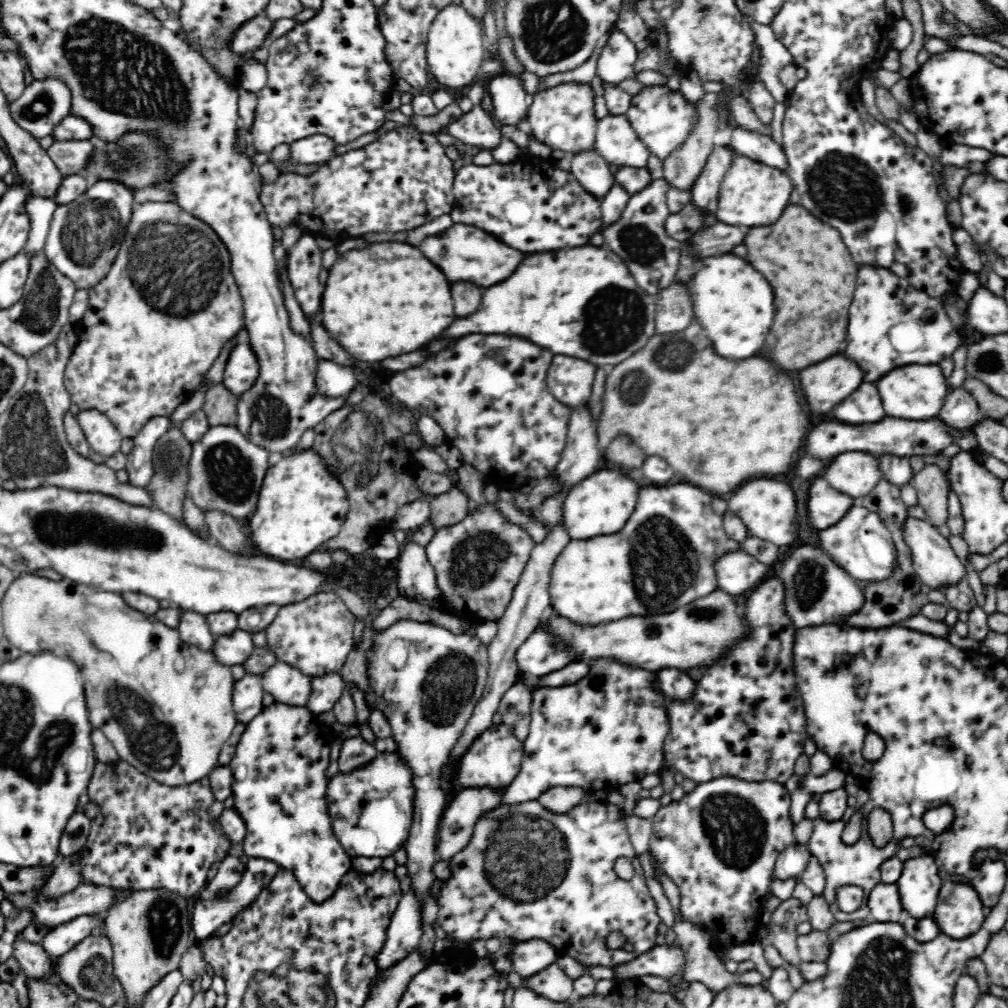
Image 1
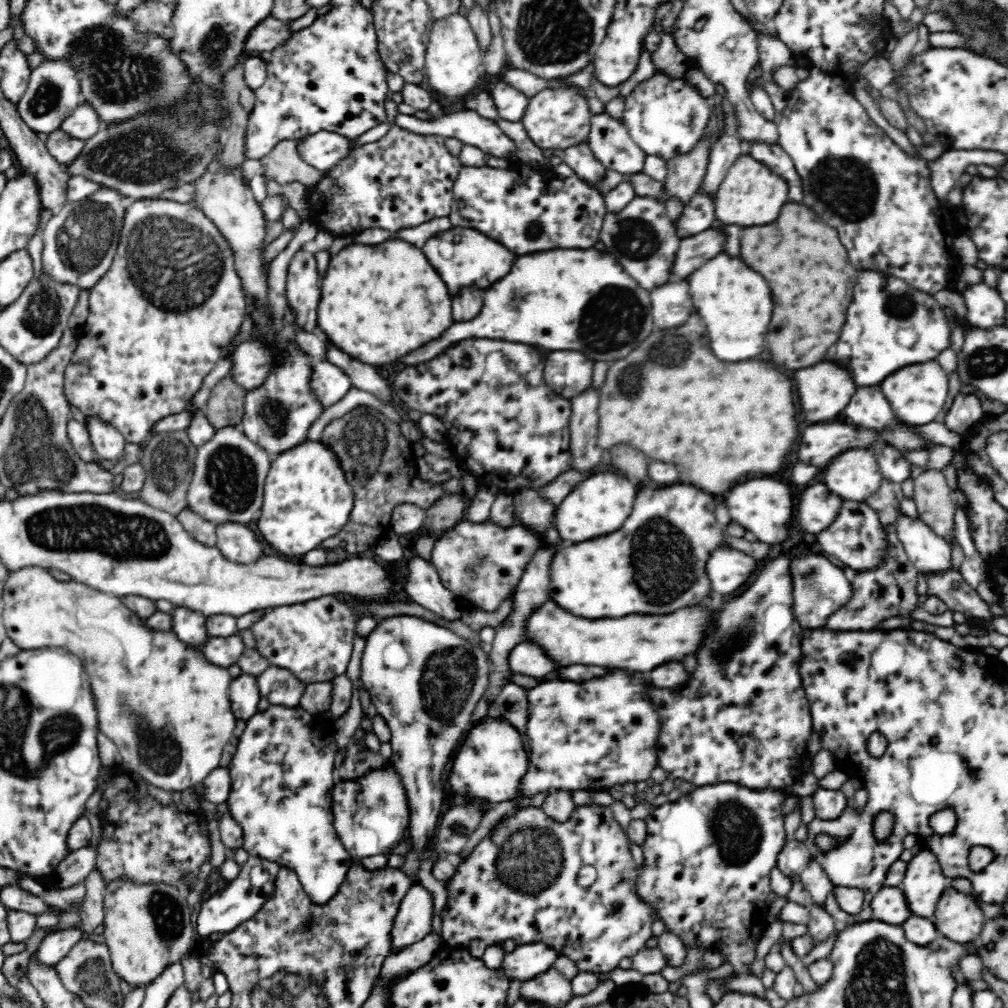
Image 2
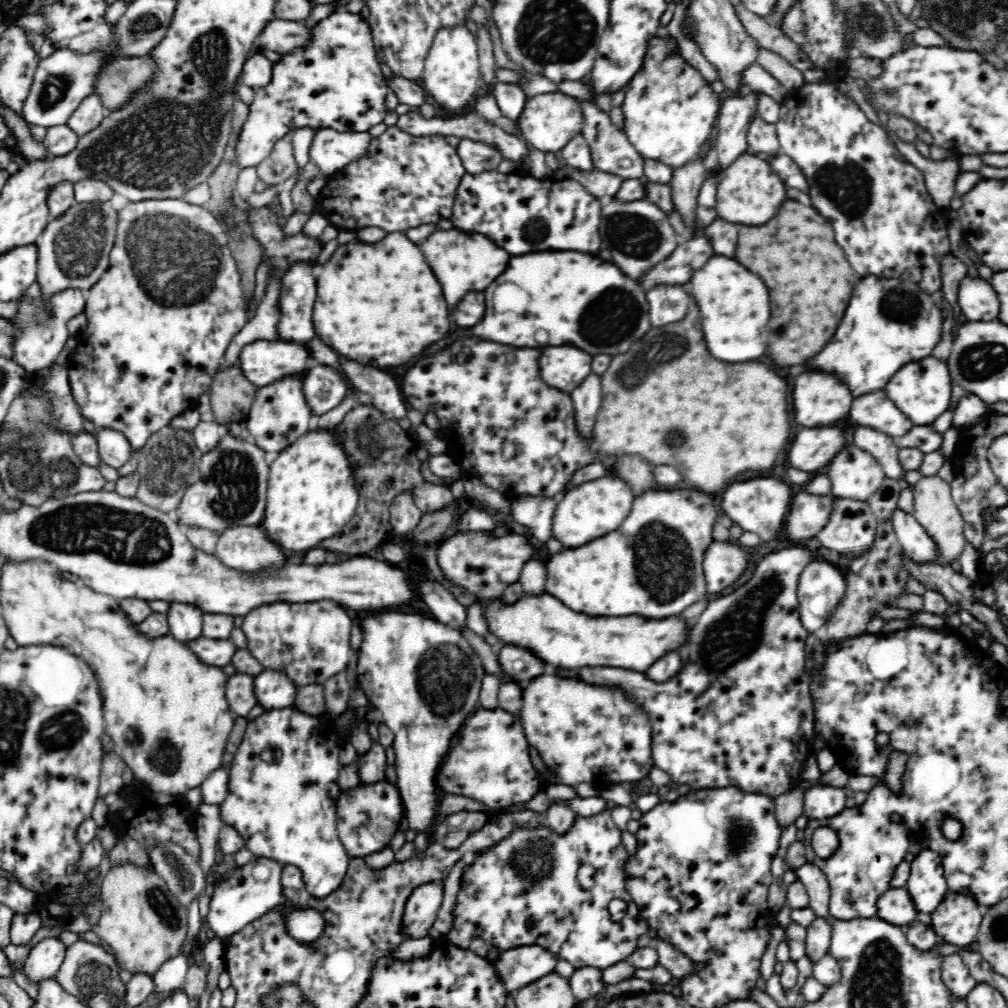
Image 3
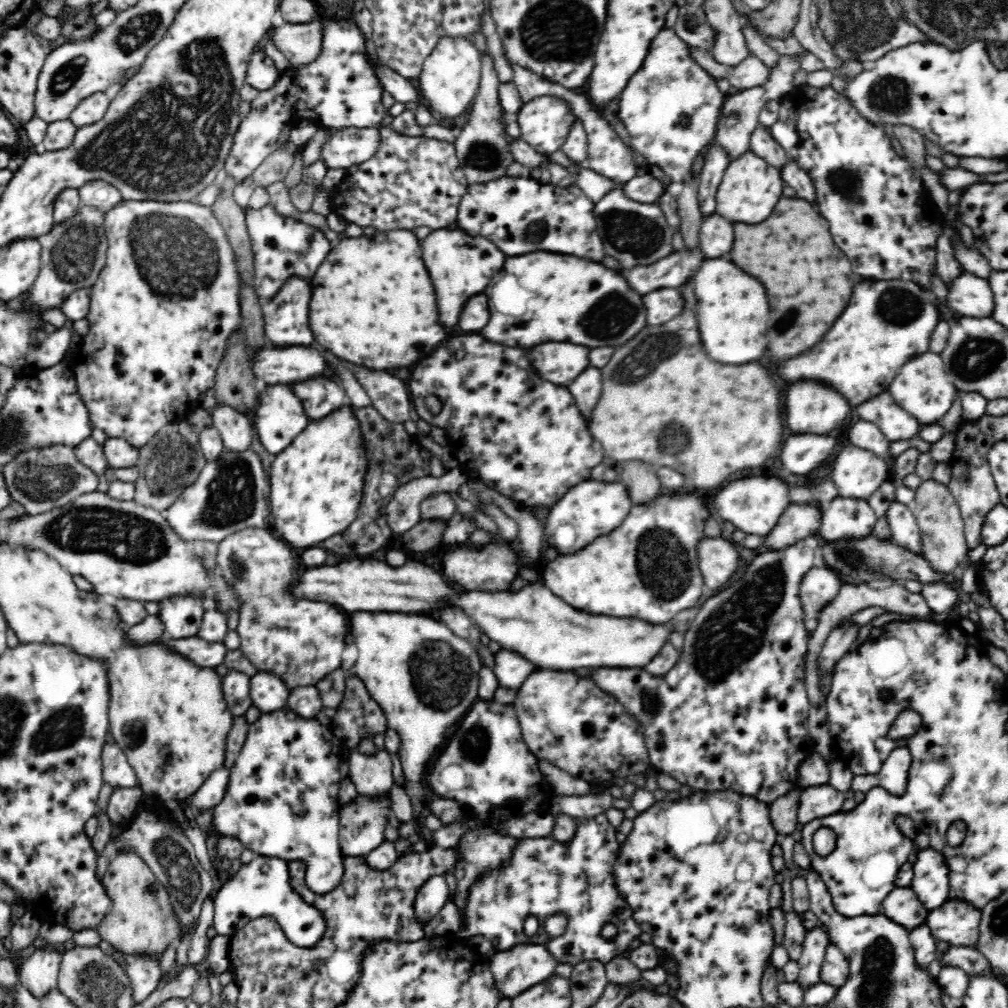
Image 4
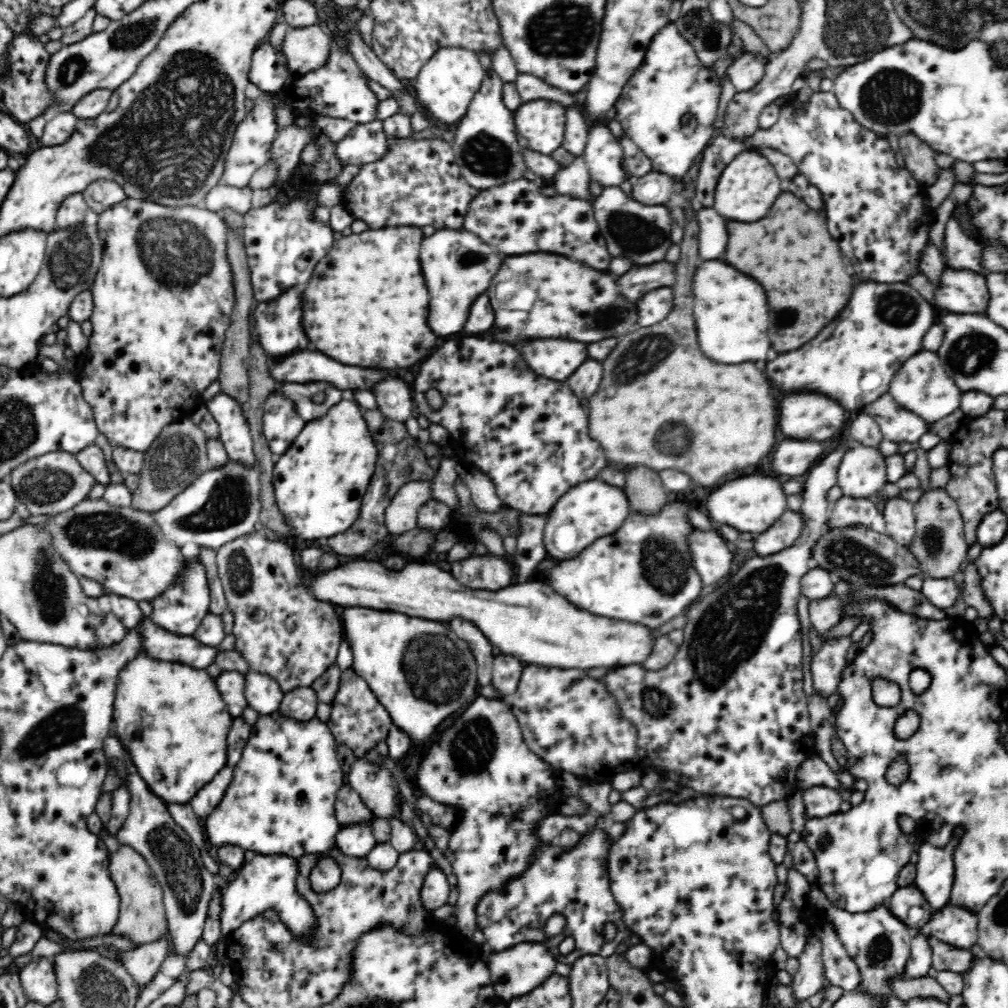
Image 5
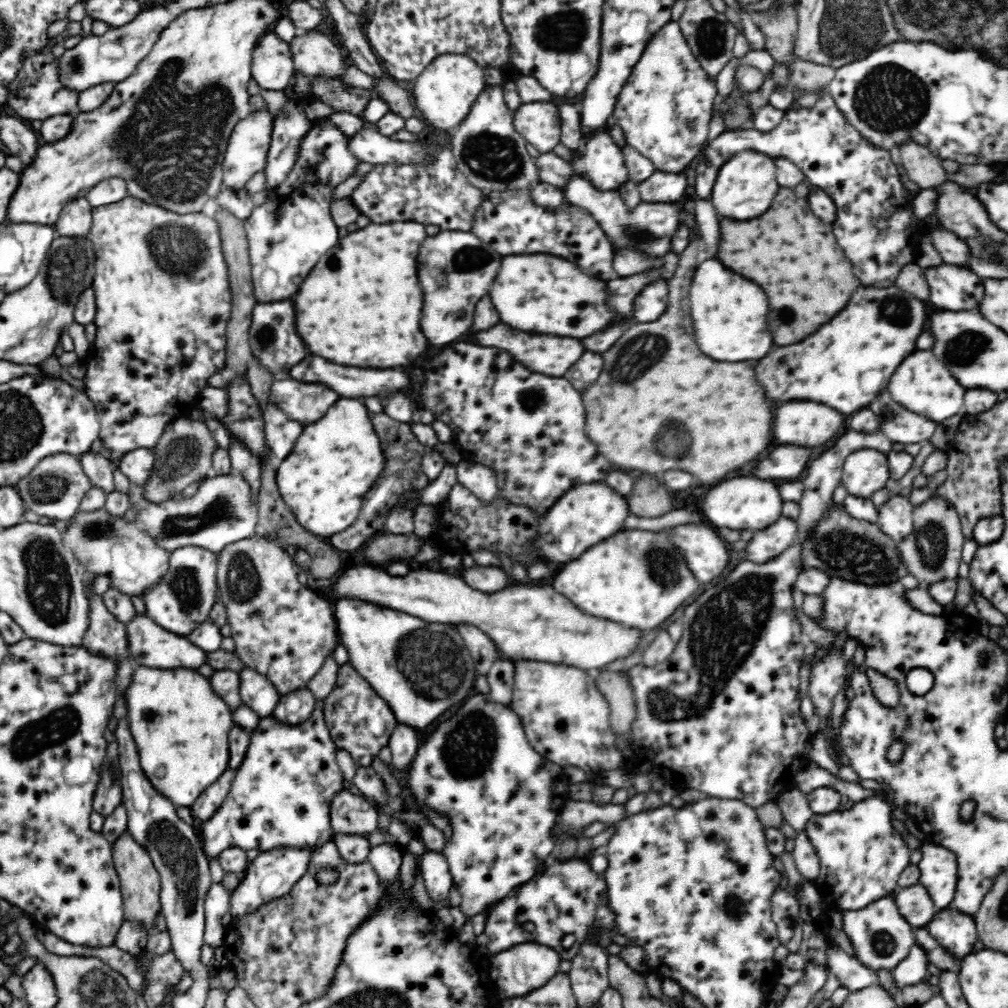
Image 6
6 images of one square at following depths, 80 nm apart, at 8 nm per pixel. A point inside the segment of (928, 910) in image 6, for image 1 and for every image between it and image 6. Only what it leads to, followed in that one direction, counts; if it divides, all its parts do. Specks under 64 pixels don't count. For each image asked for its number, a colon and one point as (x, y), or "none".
1: (883, 901)
2: (888, 905)
3: (894, 906)
4: (901, 905)
5: (904, 898)

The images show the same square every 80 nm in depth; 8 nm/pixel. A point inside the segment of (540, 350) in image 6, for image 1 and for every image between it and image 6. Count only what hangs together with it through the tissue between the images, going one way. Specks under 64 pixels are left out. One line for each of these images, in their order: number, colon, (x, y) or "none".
1: (570, 380)
2: (568, 374)
3: (563, 367)
4: (558, 362)
5: (557, 359)

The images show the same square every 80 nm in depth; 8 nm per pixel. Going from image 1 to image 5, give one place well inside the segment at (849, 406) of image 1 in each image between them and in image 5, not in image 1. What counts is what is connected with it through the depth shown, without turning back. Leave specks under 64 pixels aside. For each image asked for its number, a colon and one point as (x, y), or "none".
2: (868, 407)
3: (874, 410)
4: (897, 425)
5: (903, 427)

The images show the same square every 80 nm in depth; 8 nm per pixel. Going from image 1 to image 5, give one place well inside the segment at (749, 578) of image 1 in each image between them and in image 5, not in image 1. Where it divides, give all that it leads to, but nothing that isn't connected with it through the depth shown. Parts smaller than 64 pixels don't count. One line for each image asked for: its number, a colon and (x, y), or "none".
2: (728, 569)
3: (723, 563)
4: (718, 559)
5: (712, 559)

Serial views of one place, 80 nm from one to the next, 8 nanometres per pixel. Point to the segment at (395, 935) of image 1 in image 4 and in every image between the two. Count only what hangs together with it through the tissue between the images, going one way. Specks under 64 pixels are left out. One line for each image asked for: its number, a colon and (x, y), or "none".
2: (413, 921)
3: (421, 908)
4: (430, 898)

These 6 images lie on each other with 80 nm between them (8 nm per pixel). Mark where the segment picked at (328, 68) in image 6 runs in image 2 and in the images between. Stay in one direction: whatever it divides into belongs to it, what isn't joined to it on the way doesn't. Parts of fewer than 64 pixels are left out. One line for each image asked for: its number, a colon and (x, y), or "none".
2: (270, 32)
3: (280, 35)
4: (300, 43)
5: (307, 48)

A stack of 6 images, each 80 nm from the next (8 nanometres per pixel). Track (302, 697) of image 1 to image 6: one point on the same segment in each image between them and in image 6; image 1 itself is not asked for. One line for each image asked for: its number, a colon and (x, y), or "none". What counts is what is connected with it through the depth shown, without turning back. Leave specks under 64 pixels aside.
2: (281, 686)
3: (273, 688)
4: (268, 692)
5: (263, 693)
6: (256, 690)

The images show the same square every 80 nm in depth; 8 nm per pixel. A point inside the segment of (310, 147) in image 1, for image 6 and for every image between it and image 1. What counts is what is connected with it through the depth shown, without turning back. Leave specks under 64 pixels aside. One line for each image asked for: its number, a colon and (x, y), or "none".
2: (322, 151)
3: (330, 150)
4: (344, 148)
5: (365, 143)
6: (367, 145)

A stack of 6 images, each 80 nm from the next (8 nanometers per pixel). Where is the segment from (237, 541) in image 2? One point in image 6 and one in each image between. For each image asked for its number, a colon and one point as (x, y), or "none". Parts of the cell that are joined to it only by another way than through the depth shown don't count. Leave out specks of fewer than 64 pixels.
3: (248, 548)
4: (301, 641)
5: (281, 630)
6: (282, 629)

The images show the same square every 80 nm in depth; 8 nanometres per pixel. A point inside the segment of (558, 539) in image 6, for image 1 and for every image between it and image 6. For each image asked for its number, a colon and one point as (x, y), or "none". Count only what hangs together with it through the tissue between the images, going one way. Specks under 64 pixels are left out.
1: (600, 504)
2: (599, 505)
3: (591, 509)
4: (592, 508)
5: (591, 509)

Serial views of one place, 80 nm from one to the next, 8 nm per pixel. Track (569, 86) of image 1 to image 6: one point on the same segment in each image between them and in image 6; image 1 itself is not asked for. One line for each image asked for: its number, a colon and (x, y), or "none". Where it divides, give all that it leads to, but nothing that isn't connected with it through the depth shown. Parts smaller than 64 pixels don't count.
2: (560, 117)
3: (550, 120)
4: (545, 122)
5: (541, 122)
6: (539, 123)

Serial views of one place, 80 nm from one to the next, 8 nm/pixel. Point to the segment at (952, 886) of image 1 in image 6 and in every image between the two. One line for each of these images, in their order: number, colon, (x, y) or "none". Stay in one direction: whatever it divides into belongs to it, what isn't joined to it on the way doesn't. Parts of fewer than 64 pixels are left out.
2: (959, 917)
3: (957, 920)
4: (957, 922)
5: (955, 925)
6: (957, 931)

